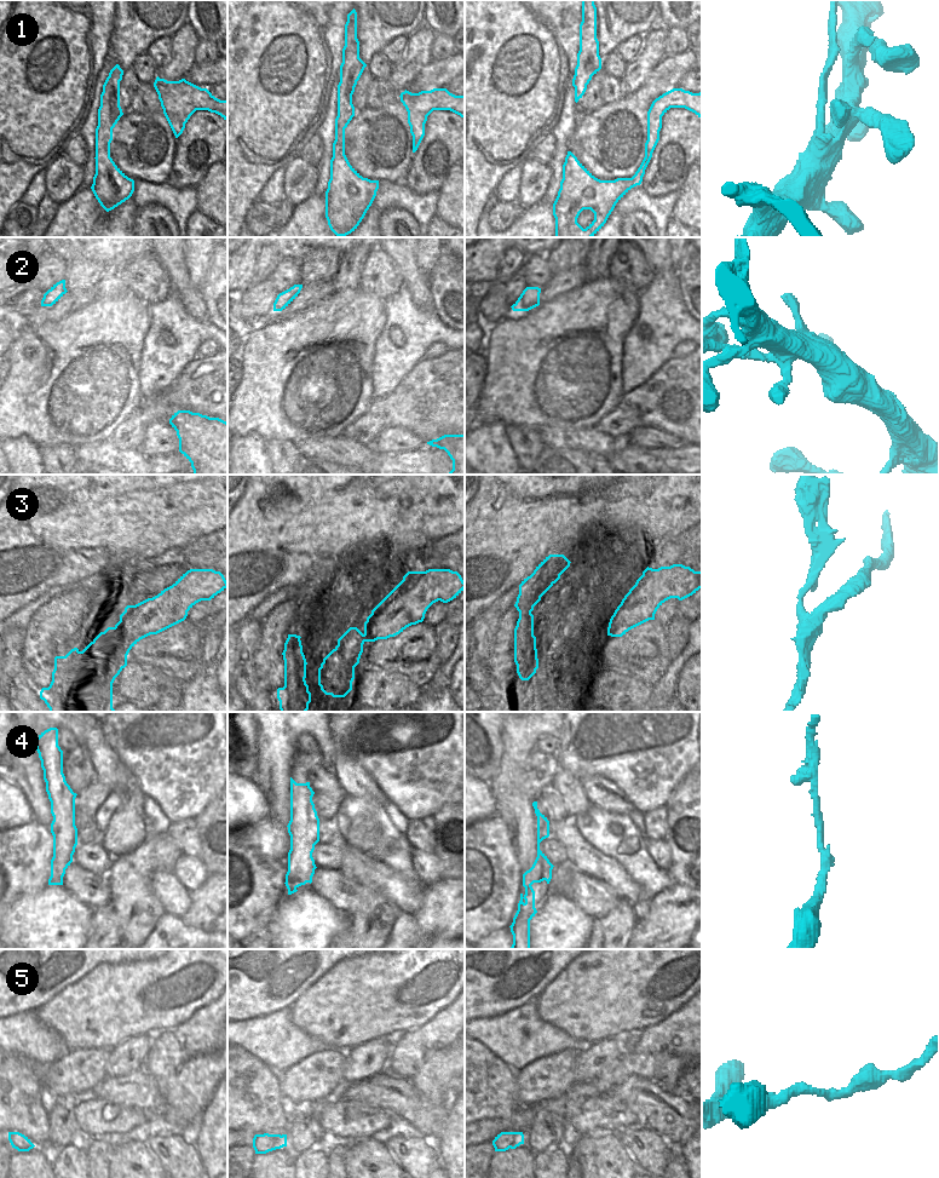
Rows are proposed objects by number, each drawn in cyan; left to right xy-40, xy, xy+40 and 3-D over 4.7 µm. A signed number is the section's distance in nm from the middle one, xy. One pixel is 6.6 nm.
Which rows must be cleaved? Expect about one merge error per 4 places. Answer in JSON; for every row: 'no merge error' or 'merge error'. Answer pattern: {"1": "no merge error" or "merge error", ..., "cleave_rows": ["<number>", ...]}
{"1": "merge error", "2": "no merge error", "3": "merge error", "4": "no merge error", "5": "no merge error", "cleave_rows": ["1", "3"]}

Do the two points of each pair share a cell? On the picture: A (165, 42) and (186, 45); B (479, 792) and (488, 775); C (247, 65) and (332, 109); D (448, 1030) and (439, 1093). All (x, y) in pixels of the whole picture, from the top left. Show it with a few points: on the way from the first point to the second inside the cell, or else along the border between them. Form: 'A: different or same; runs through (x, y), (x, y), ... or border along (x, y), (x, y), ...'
A: different; border along (171, 38), (168, 58), (157, 68)
B: different; border along (477, 777), (488, 783)
C: different; border along (335, 80), (328, 97), (326, 115), (316, 133)
D: same; runs through (447, 1046), (439, 1053), (439, 1078)

